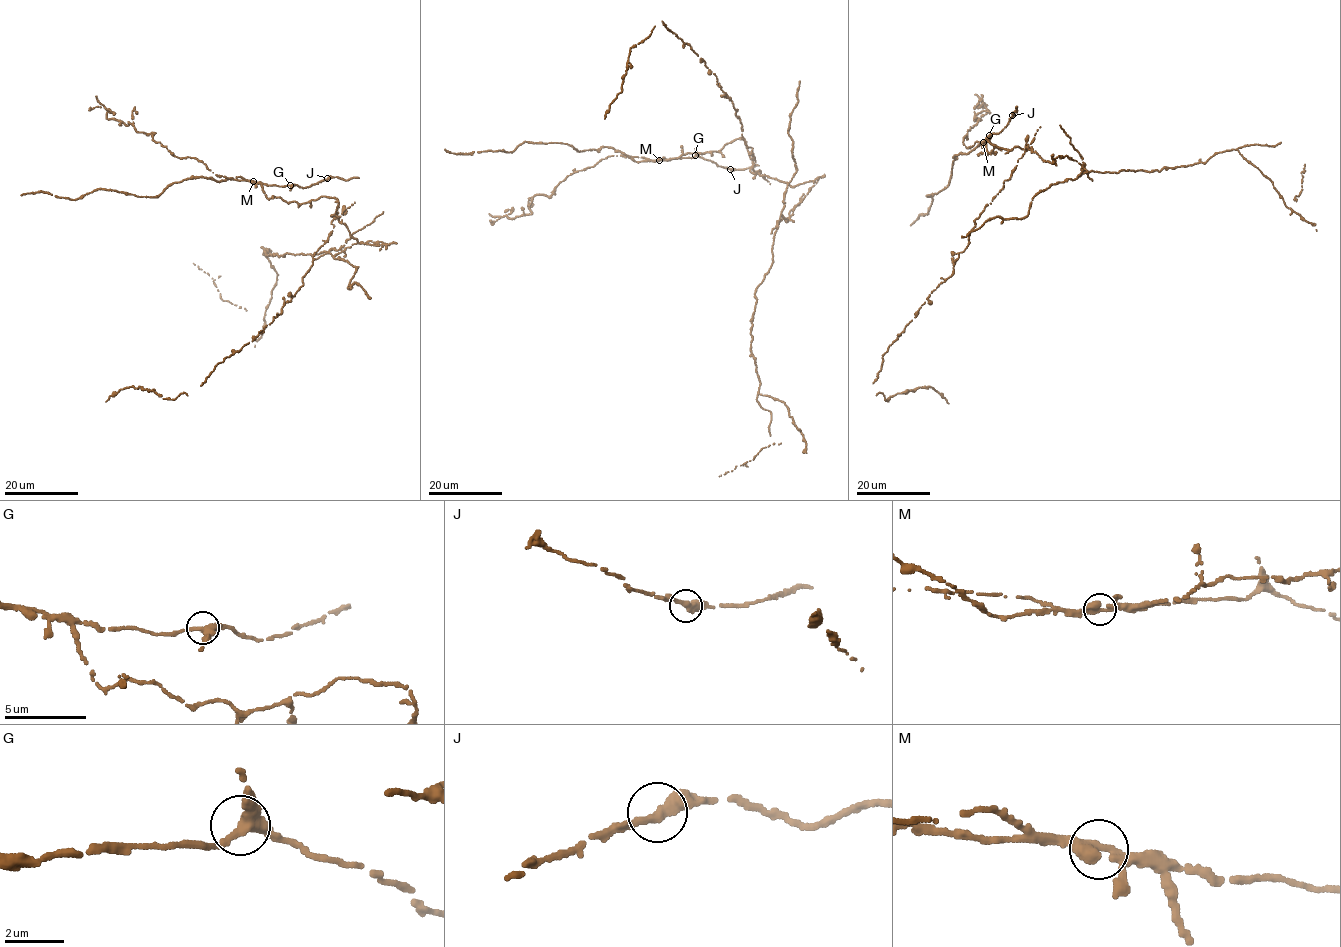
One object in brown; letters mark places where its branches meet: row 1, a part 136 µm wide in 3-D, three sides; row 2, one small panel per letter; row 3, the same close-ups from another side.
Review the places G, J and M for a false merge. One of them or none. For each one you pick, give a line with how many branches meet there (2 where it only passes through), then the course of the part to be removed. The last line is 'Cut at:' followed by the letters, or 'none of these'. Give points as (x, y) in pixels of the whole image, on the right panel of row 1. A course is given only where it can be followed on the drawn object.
M: 3
Cut at: M

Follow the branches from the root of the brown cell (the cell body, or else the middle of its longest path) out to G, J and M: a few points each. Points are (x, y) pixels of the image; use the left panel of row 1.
G: (357, 240), (345, 224), (331, 216), (338, 213), (335, 198), (285, 202), (266, 197), (261, 185), (290, 185)
J: (357, 240), (331, 216), (338, 213), (335, 198), (285, 202), (266, 197), (261, 185), (304, 188), (327, 178)
M: (357, 240), (331, 216), (338, 213), (335, 198), (302, 204), (269, 199), (253, 181)

